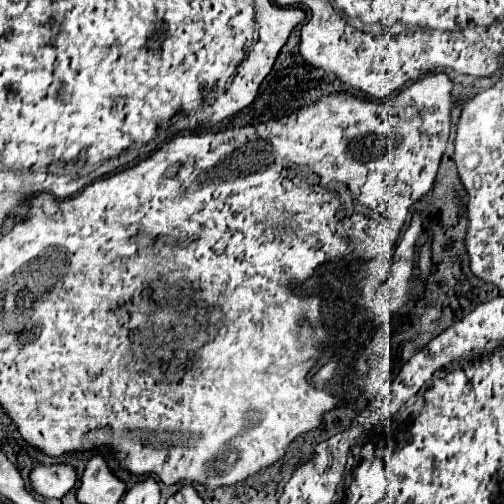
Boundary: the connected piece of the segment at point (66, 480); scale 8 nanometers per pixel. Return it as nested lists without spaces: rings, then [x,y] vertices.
[[[36,465],[30,471],[30,489],[44,499],[62,499],[76,483],[76,473],[68,465]]]

